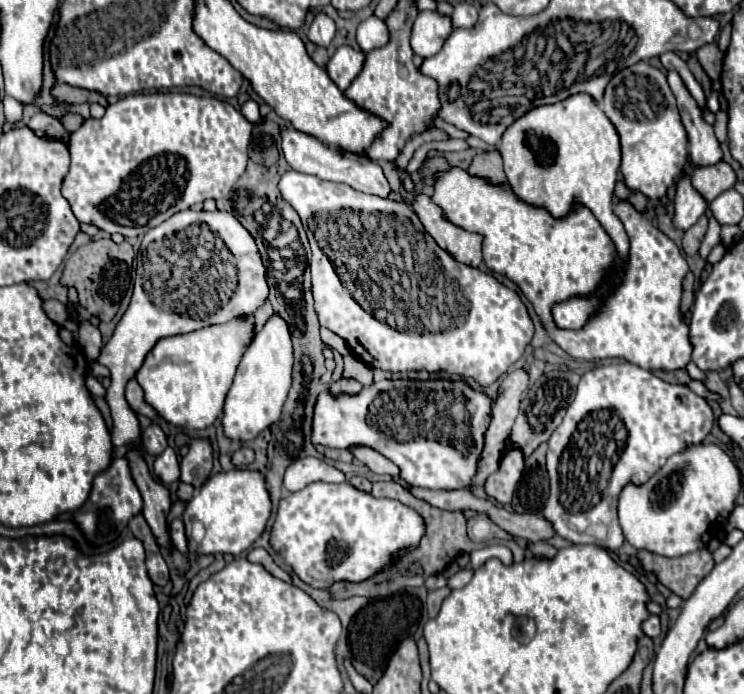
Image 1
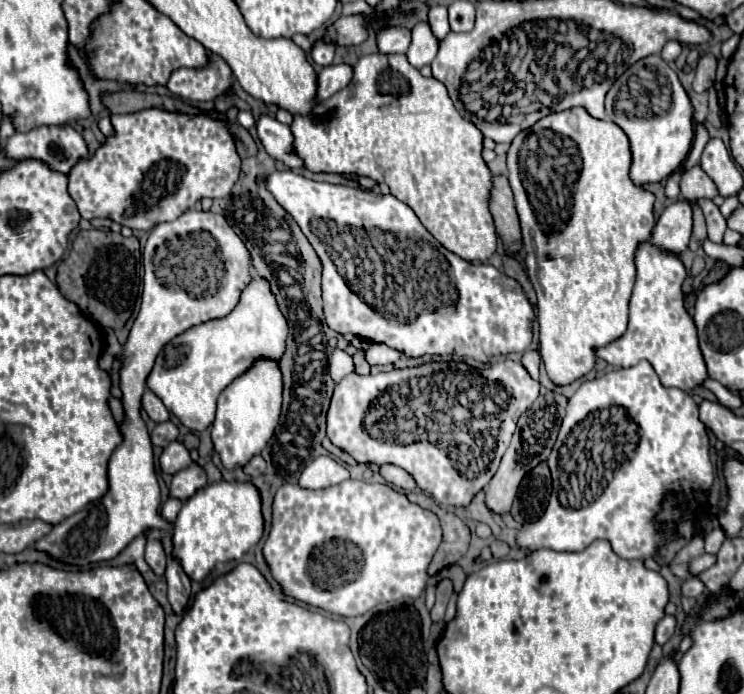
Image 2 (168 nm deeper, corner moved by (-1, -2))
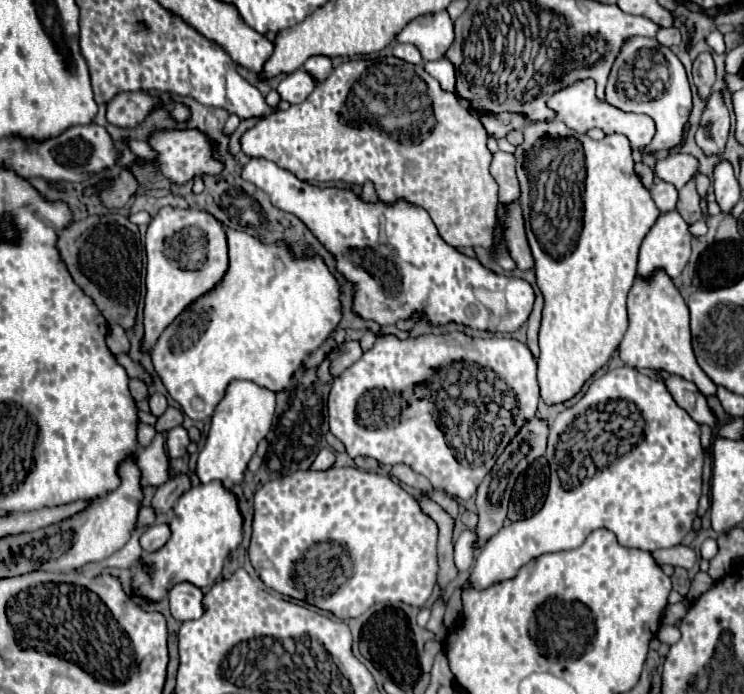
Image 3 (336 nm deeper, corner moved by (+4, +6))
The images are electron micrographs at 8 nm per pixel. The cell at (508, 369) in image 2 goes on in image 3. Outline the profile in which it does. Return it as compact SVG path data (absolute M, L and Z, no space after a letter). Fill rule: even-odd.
M460 331L442 333L442 335L420 335L412 339L396 339L396 335L380 335L372 349L368 349L354 365L350 365L340 377L334 379L332 391L327 399L327 415L329 429L346 445L350 457L366 455L374 457L380 463L396 465L404 463L412 467L416 473L424 475L434 489L444 489L456 499L470 499L486 473L494 467L498 455L510 443L510 439L518 433L518 429L536 415L538 409L538 383L536 383L536 359L530 353L528 345L520 343L512 337L490 337L490 339L474 339ZM456 361L476 363L478 367L492 369L516 395L516 405L508 409L508 417L500 413L500 427L498 427L498 441L496 453L488 453L488 465L484 467L466 467L462 465L452 445L446 441L444 429L438 425L436 415L436 401L430 395L426 381L438 375L444 367L450 367ZM372 389L390 389L390 393L398 393L402 399L402 413L400 419L382 427L382 429L368 429L362 425L356 405Z

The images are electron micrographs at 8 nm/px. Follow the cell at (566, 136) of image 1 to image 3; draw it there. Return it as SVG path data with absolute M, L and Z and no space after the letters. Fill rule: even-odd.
M558 121L532 123L523 135L524 141L514 153L518 159L518 179L522 185L520 205L524 211L528 243L536 261L538 287L544 295L538 385L542 401L546 405L556 405L566 403L580 393L582 385L598 369L602 369L618 349L628 327L626 297L636 279L638 249L650 227L656 223L660 211L654 205L650 191L642 187L638 175L634 173L632 147L624 135L606 135L602 141L594 141L586 135L578 135ZM527 169L530 169L532 181L538 183L540 179L540 189L531 189Z

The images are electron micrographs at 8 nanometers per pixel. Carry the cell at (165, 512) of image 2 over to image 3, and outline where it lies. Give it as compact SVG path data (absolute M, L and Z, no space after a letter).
M142 507L142 509L138 511L138 521L136 521L136 529L138 529L138 527L146 527L146 525L152 525L152 523L154 523L154 519L156 519L154 511L152 511L150 507Z

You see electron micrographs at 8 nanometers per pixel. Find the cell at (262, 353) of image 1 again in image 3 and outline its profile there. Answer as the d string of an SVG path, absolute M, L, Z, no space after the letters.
M232 381L228 385L224 399L218 403L212 415L208 439L196 461L196 475L200 483L220 481L226 489L232 489L234 485L242 483L248 461L256 453L258 443L266 437L266 433L272 427L274 409L276 409L276 393L258 387L252 381Z

